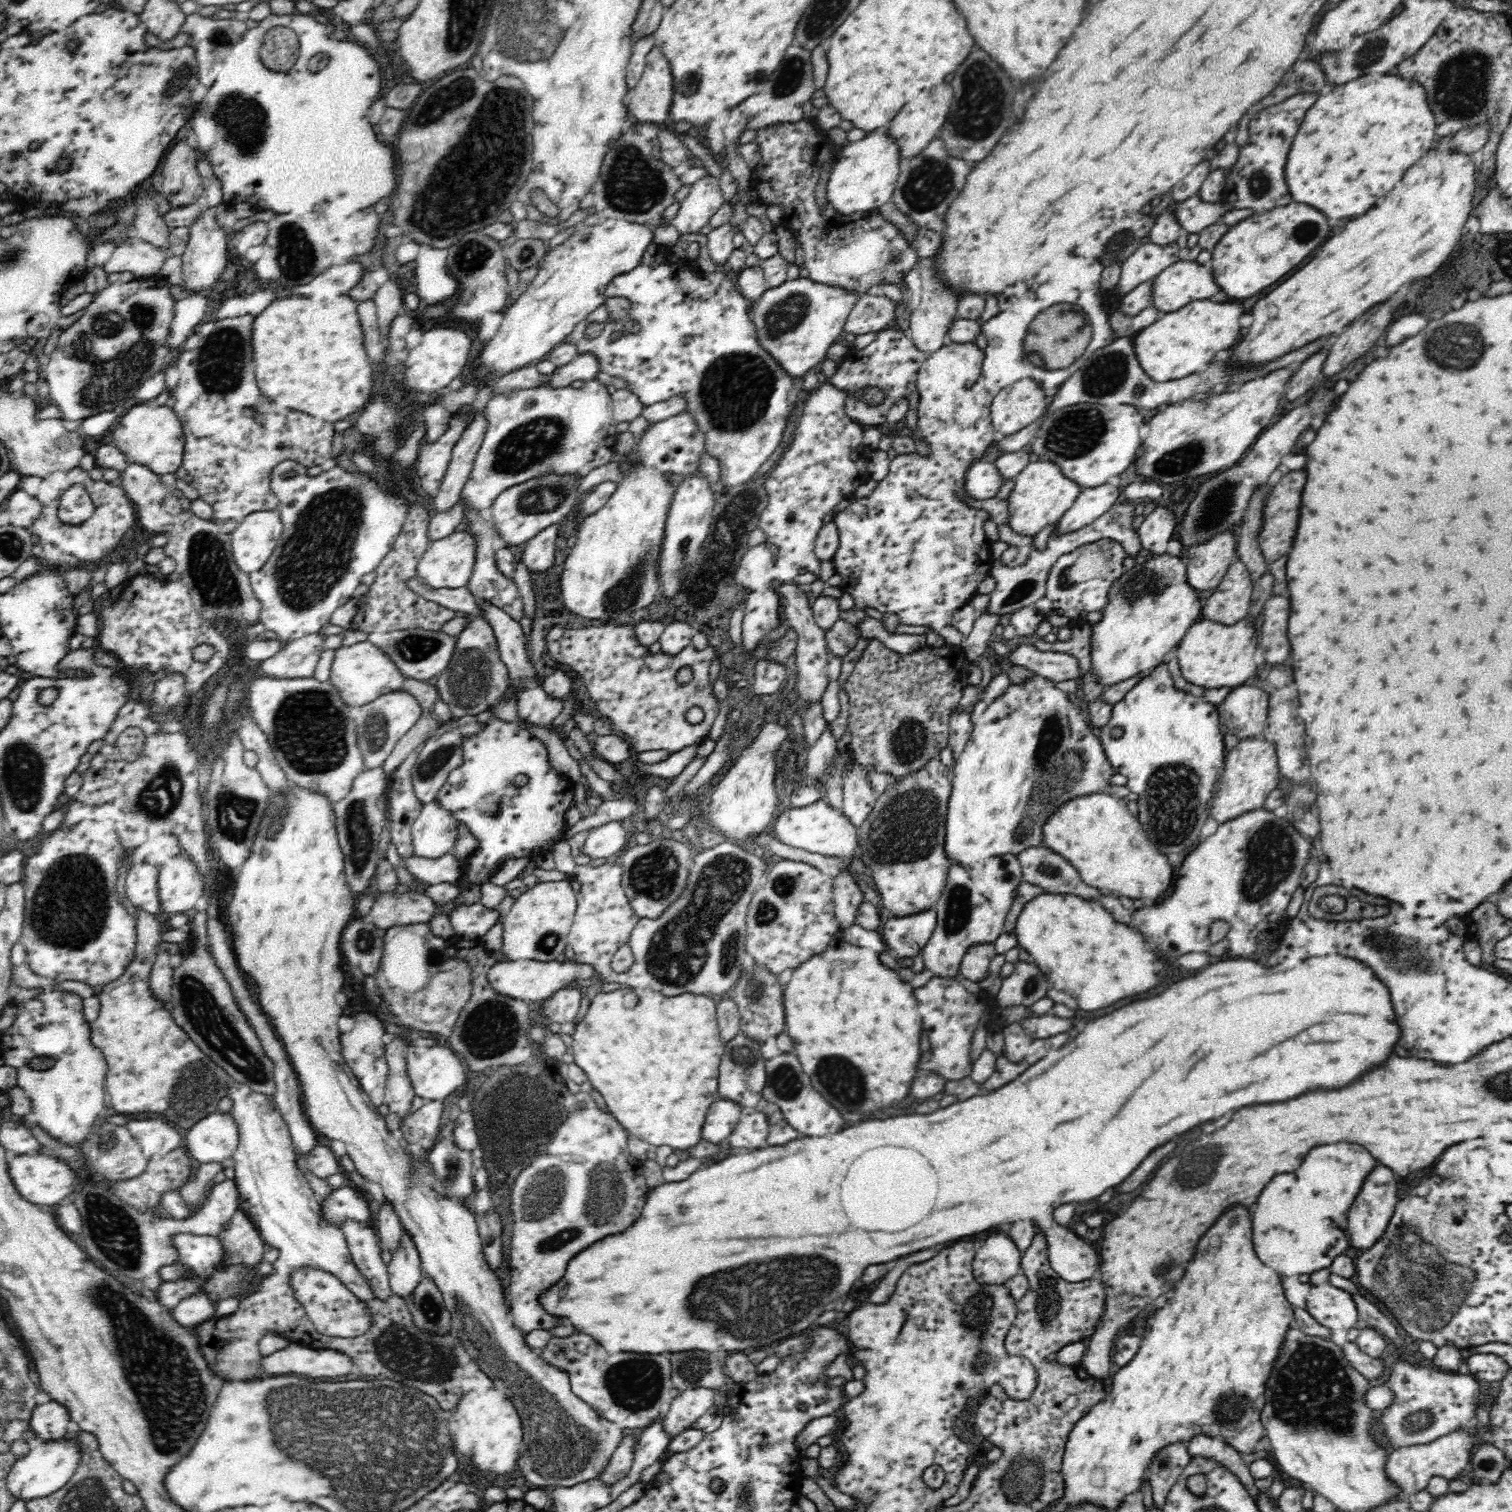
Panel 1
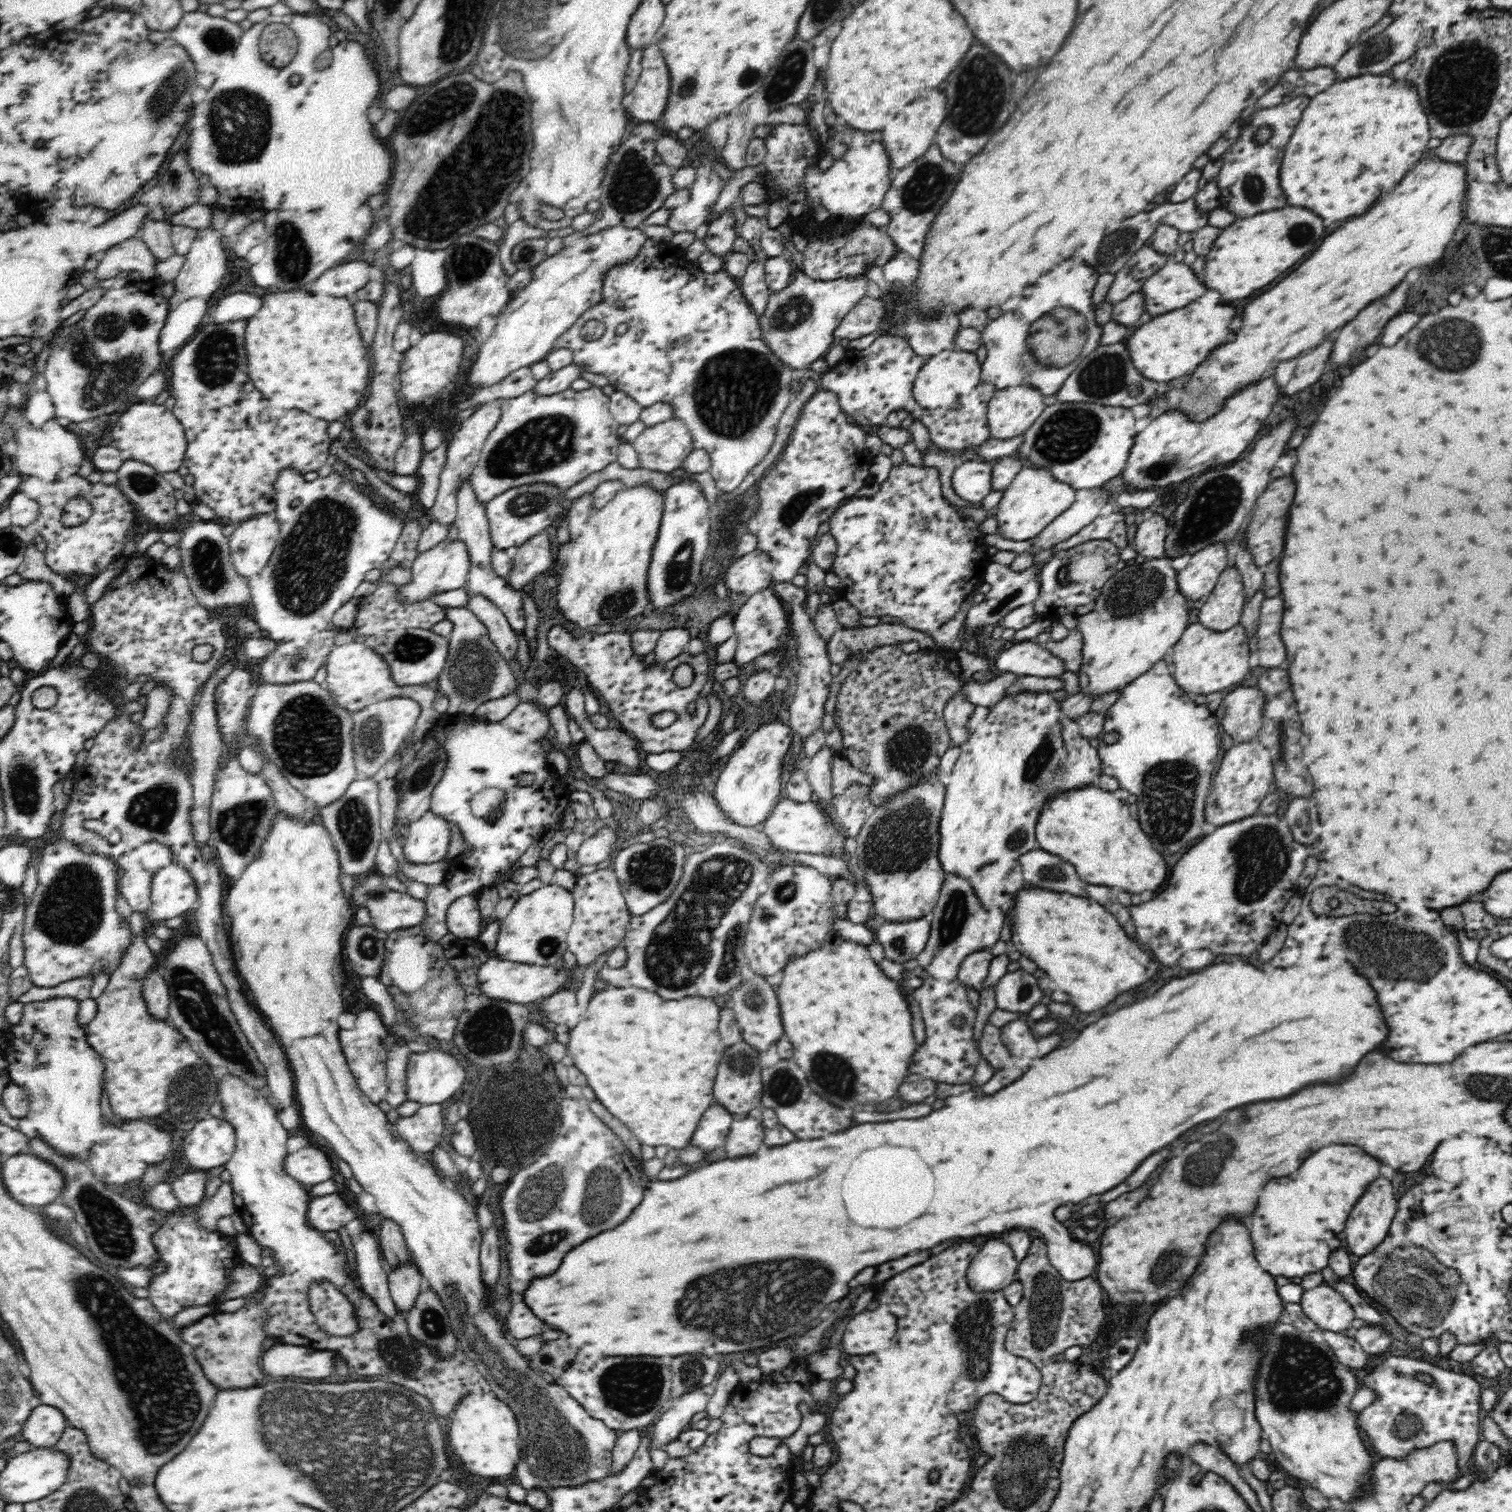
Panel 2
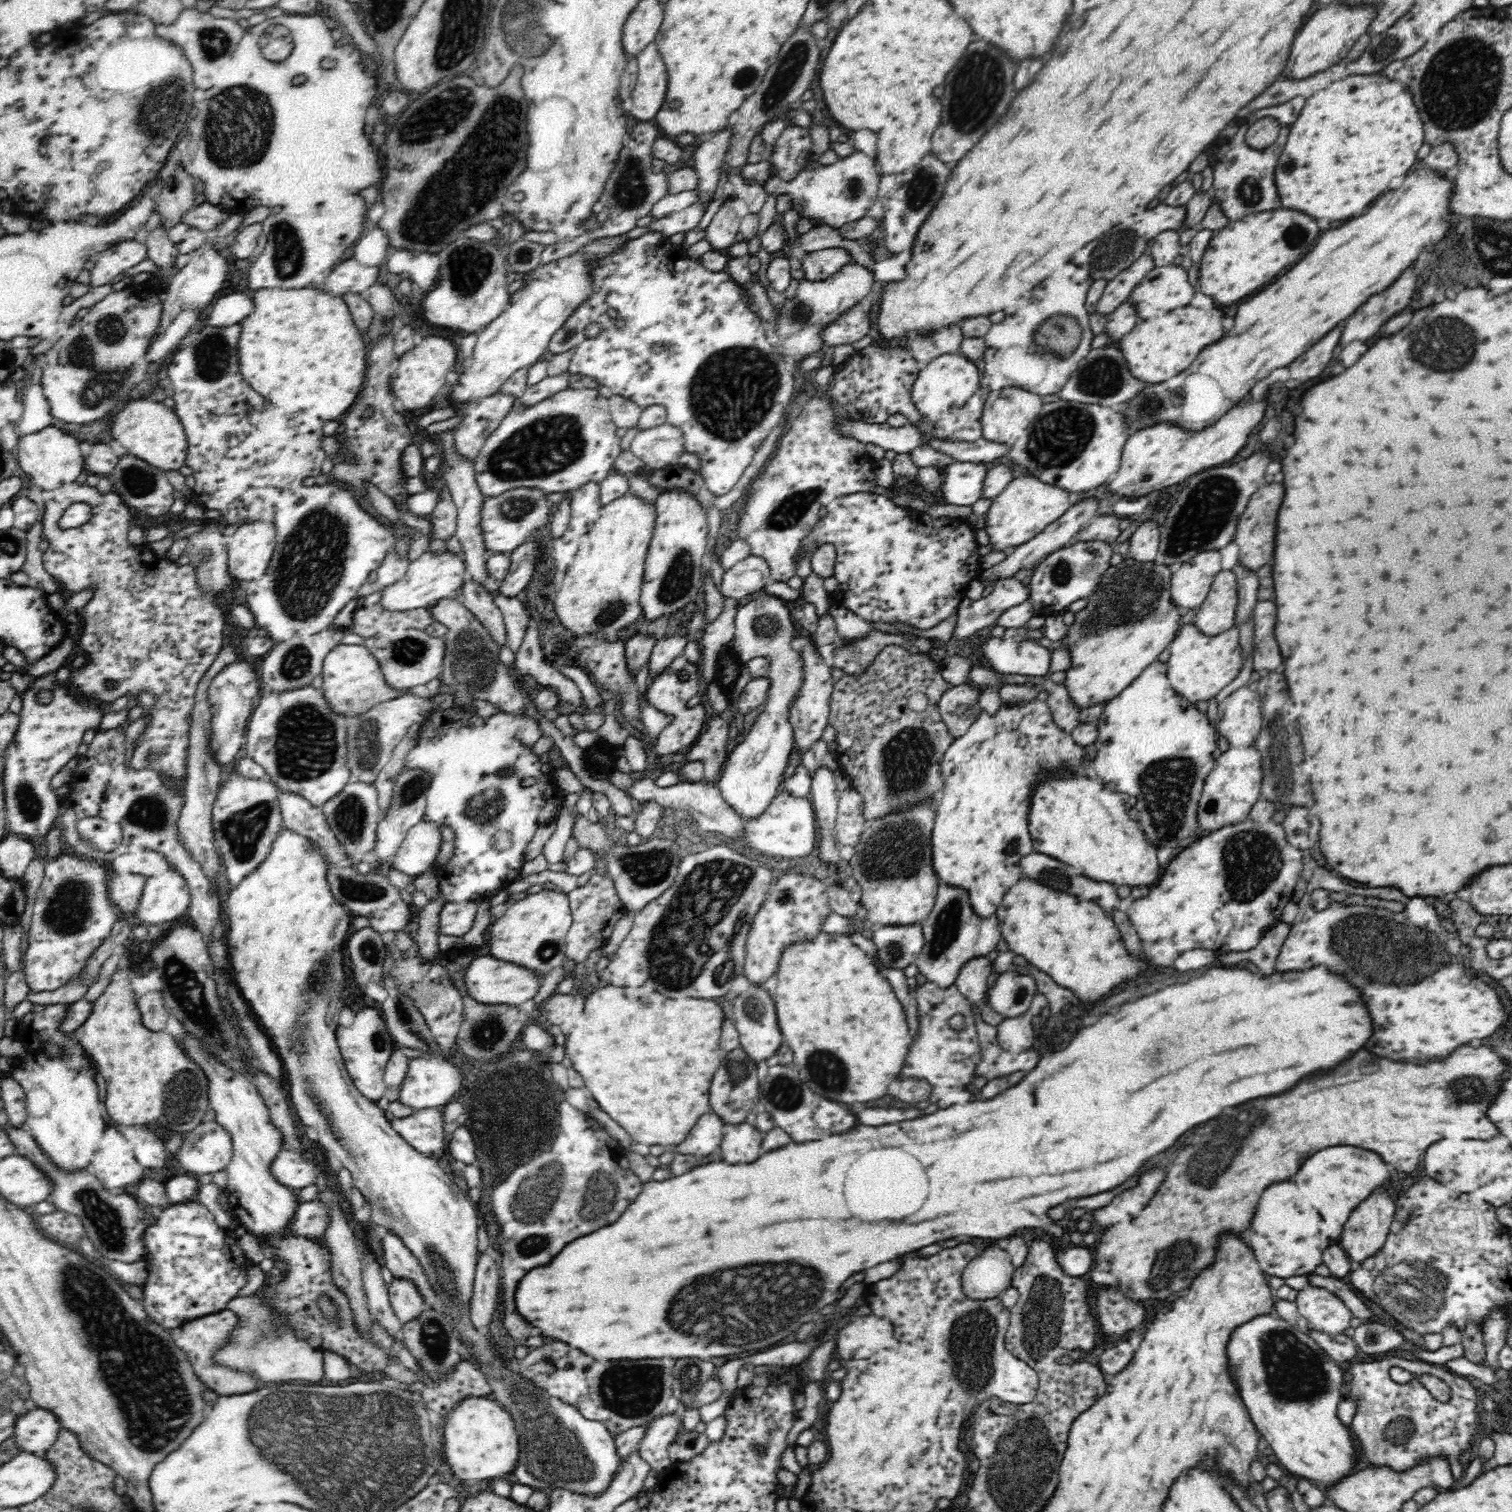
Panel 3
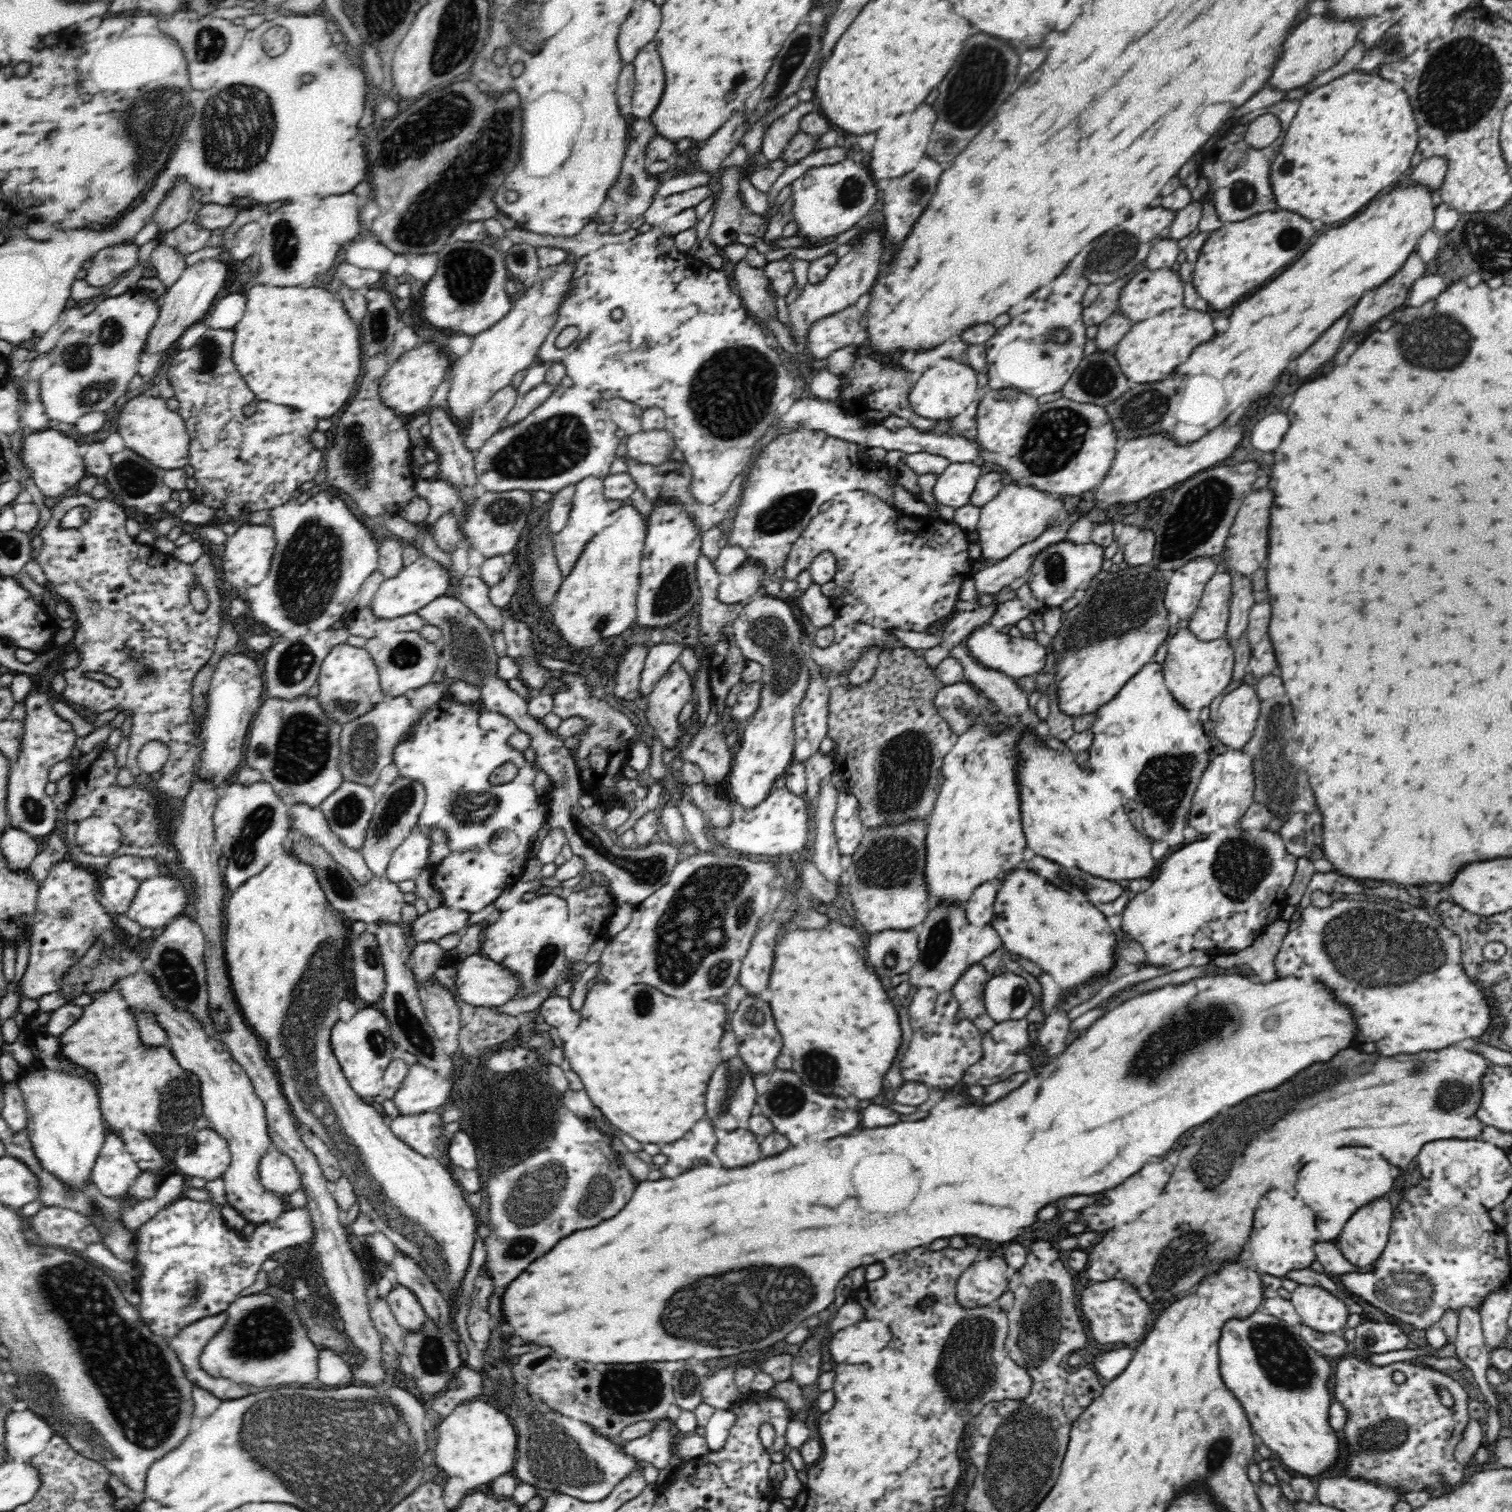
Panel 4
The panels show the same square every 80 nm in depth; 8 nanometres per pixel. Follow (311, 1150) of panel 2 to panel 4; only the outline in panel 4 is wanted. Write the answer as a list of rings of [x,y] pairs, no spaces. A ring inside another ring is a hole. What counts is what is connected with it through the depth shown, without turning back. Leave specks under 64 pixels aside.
[[[270,1146],[258,1160],[258,1177],[265,1189],[283,1197],[301,1190],[301,1179],[298,1169],[286,1153],[280,1153]]]

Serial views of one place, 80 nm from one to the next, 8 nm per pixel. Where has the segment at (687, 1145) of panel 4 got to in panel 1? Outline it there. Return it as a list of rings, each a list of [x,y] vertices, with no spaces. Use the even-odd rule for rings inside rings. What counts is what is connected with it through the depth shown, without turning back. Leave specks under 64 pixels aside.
[[[718,1100],[710,1106],[706,1114],[706,1122],[702,1126],[702,1141],[719,1145],[732,1134],[738,1124],[741,1108],[732,1100]]]

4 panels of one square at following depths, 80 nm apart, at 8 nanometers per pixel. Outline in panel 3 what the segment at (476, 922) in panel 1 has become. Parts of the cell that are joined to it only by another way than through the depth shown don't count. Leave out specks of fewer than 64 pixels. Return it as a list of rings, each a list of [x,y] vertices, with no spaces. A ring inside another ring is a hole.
[[[445,903],[438,914],[438,936],[462,936],[476,925],[476,903]]]

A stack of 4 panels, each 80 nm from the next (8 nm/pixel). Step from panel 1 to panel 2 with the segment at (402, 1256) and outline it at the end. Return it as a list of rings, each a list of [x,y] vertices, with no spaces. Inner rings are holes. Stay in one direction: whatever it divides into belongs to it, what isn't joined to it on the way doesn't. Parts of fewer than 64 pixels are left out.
[[[400,1265],[389,1274],[389,1291],[396,1312],[404,1317],[416,1304],[422,1286],[422,1275],[417,1265]]]

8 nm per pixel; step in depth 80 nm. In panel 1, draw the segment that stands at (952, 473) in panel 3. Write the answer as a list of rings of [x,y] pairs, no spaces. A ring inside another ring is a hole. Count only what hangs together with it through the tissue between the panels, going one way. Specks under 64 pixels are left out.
[[[978,461],[974,462],[964,472],[964,493],[968,497],[982,500],[996,496],[996,492],[1002,486],[1002,475],[994,463]]]

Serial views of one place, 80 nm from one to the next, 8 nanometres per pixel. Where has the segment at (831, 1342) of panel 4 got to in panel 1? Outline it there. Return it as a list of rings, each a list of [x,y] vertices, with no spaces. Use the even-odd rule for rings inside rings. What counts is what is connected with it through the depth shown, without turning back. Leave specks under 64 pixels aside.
[[[861,1302],[848,1317],[846,1339],[856,1350],[878,1350],[888,1340],[898,1338],[904,1320],[906,1314],[888,1302],[879,1305]]]

